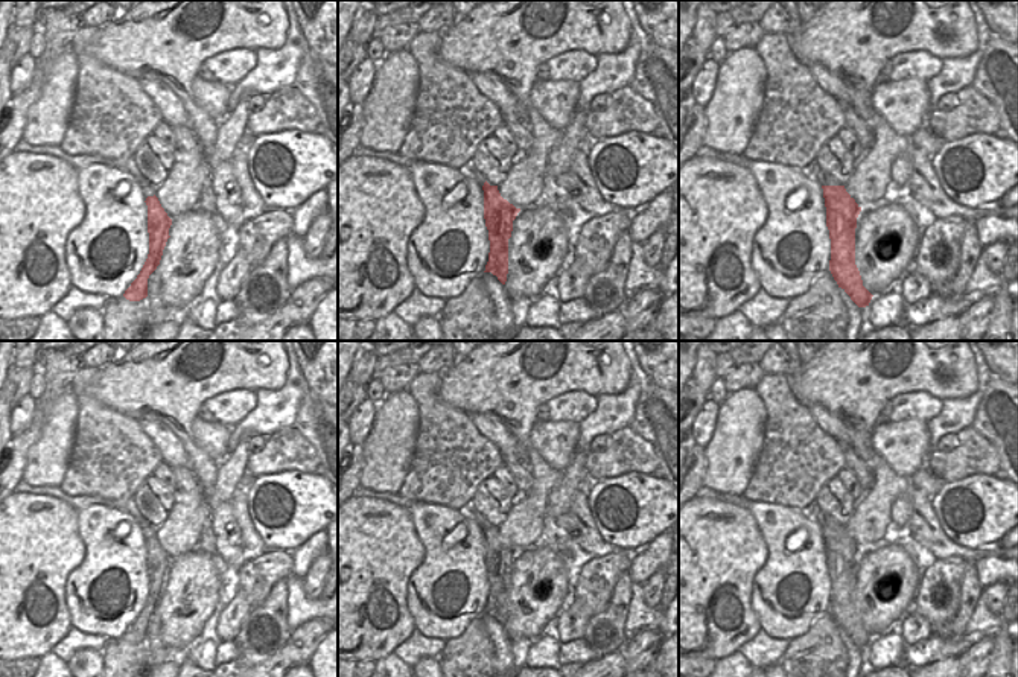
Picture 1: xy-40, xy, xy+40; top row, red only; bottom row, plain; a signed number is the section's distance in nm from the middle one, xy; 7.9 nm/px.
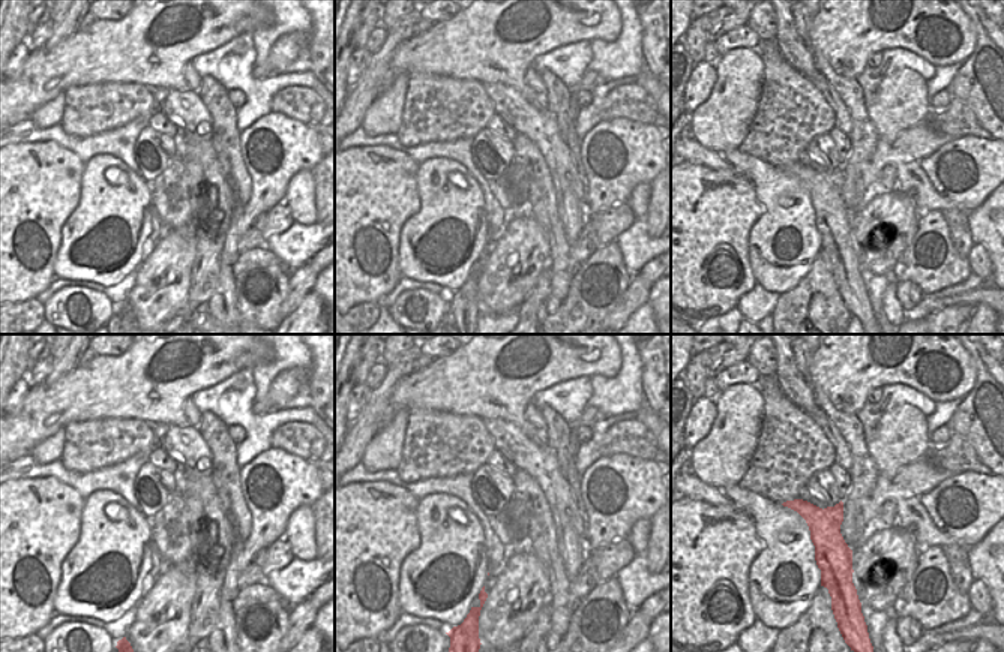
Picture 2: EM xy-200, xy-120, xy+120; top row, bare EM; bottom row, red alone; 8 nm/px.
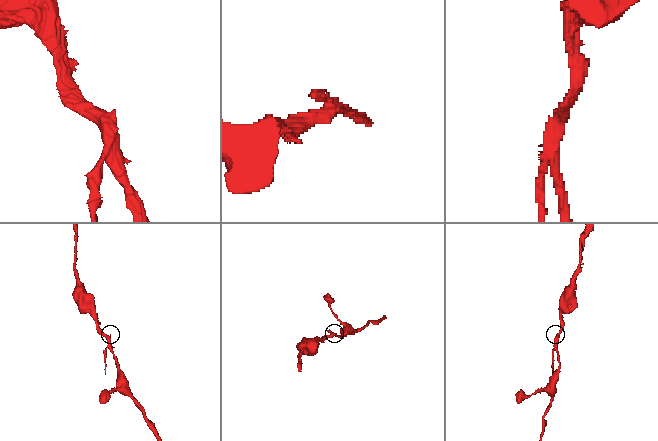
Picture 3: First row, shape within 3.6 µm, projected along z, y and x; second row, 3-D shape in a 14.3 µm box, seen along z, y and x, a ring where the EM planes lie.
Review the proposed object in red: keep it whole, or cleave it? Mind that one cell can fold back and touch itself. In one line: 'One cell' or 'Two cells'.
Two cells.

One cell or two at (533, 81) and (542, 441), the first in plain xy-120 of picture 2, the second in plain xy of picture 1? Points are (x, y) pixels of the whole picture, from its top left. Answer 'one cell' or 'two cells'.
one cell

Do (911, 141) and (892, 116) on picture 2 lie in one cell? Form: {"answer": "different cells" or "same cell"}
{"answer": "different cells"}

